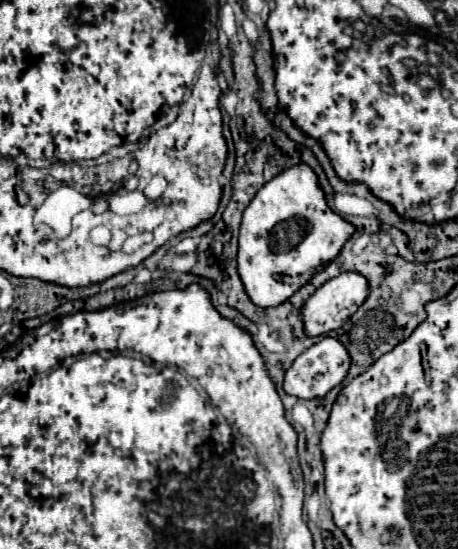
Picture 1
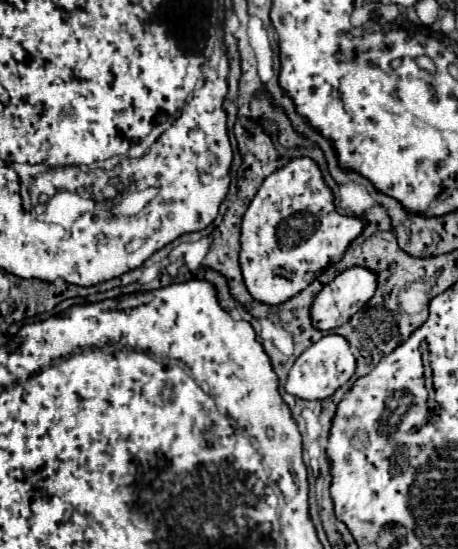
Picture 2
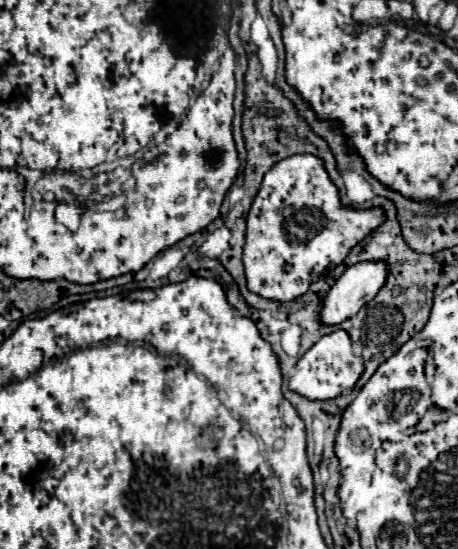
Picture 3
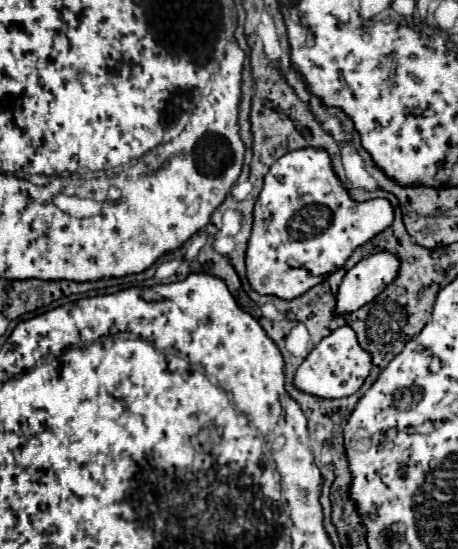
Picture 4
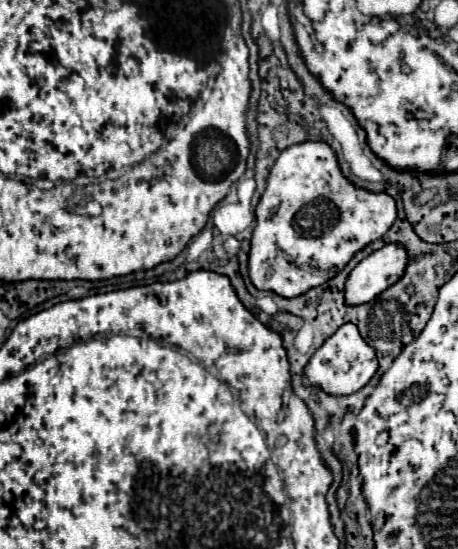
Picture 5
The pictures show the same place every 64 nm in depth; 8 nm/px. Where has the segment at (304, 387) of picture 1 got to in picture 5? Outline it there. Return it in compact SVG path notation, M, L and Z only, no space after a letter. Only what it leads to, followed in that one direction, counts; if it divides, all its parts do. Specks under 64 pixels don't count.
M344 324L338 328L334 336L330 336L310 358L304 374L308 376L310 384L320 386L328 394L352 394L368 384L368 380L378 370L376 350L364 342L358 332L356 324Z

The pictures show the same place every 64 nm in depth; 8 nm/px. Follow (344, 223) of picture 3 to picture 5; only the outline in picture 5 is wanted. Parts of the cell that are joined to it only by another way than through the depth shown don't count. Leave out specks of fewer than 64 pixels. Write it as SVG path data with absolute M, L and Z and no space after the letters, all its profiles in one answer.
M300 142L286 148L270 170L266 190L256 206L256 228L252 234L248 274L258 290L270 290L284 298L294 298L334 278L356 252L382 238L396 220L392 196L356 188L340 172L334 150L326 142Z

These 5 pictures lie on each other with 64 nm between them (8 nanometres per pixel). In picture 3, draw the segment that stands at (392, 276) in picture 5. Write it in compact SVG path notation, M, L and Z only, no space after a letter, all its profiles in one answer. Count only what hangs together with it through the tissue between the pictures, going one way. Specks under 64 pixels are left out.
M382 260L358 262L350 266L330 288L322 304L322 322L340 324L352 318L364 304L368 304L384 286L388 266Z

